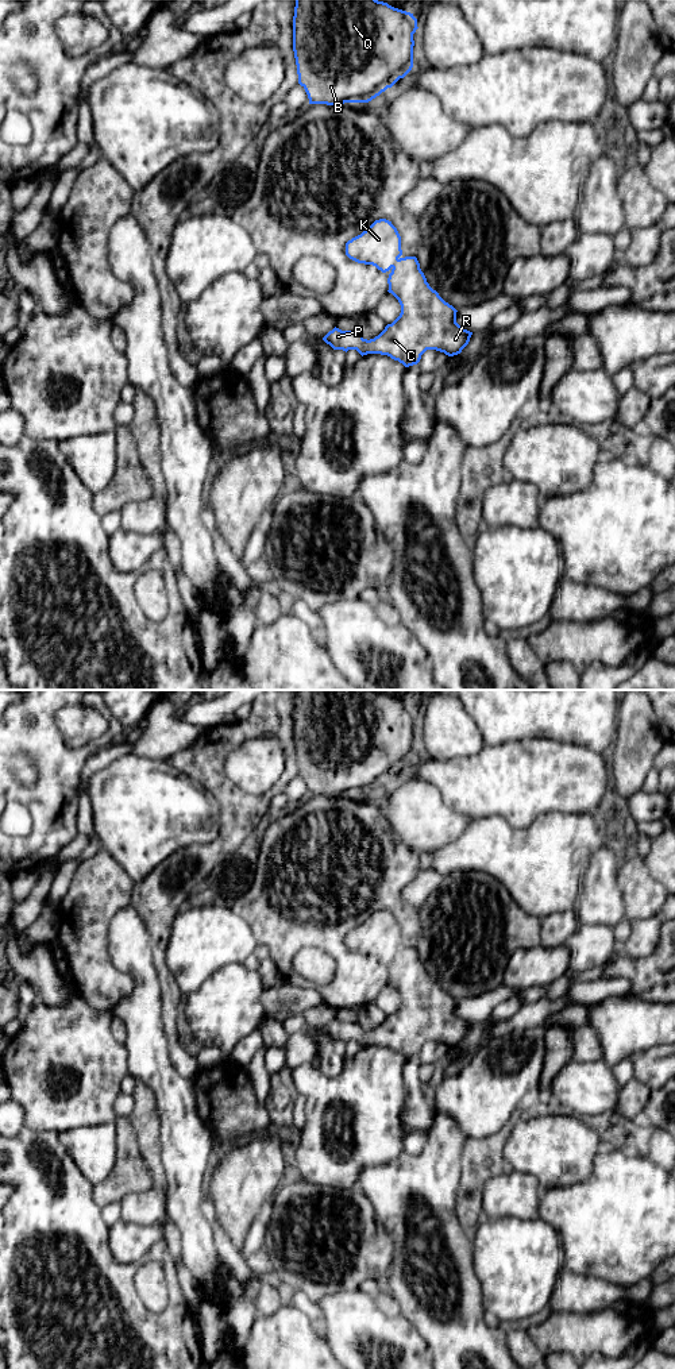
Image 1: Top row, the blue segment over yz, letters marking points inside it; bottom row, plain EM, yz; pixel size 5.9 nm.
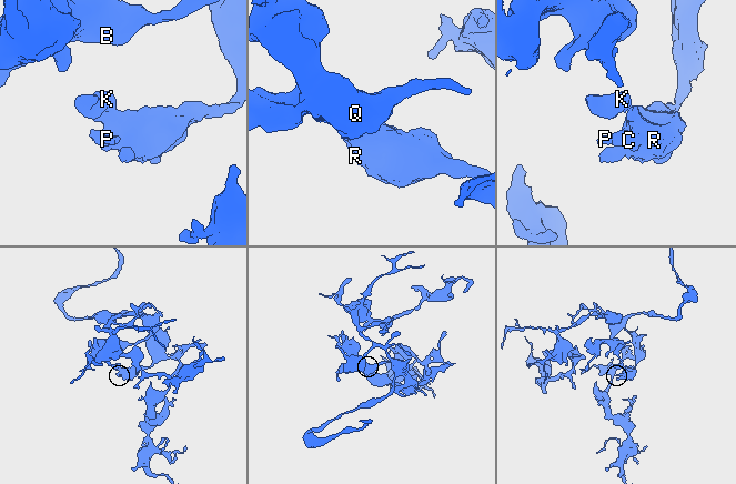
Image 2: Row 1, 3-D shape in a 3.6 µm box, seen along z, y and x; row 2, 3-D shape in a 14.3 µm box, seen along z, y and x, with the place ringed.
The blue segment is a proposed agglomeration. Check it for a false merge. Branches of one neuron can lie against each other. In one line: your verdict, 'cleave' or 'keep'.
keep

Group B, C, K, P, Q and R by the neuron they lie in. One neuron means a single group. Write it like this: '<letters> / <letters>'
B C K P Q R

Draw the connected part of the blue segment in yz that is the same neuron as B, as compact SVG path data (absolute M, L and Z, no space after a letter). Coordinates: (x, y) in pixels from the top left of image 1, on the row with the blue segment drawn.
M296 0L293 51L309 104L369 103L413 68L413 14L378 0Z

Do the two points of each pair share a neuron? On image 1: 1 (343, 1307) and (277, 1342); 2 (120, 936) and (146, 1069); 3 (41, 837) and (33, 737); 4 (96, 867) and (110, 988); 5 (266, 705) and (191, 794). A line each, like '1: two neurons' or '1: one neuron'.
1: two neurons
2: one neuron
3: one neuron
4: one neuron
5: two neurons

